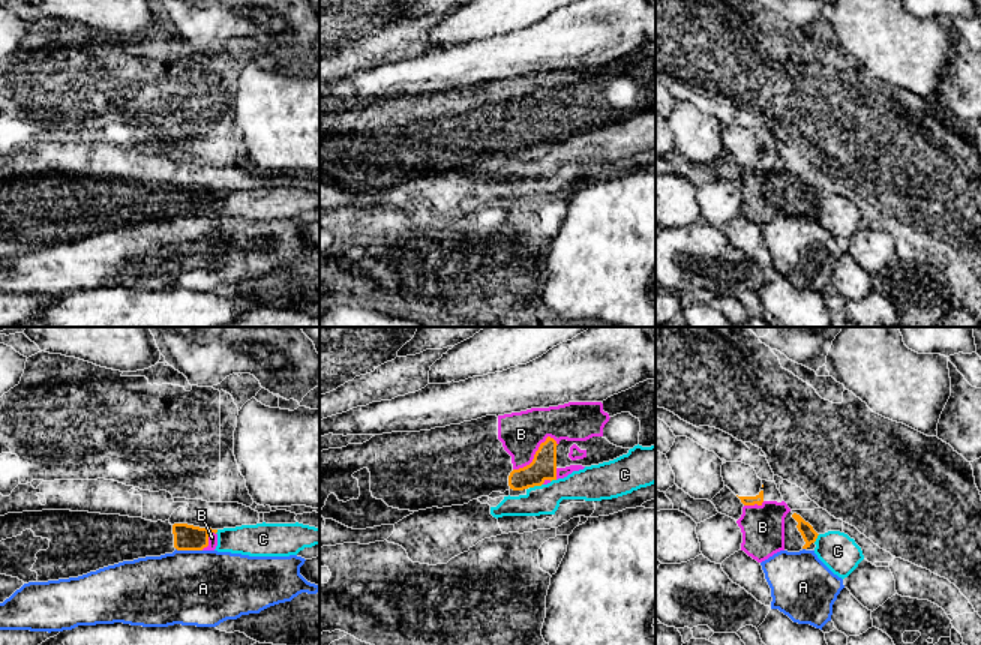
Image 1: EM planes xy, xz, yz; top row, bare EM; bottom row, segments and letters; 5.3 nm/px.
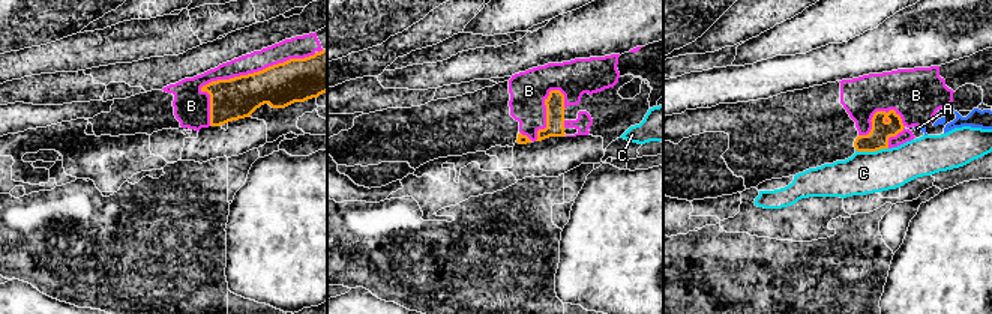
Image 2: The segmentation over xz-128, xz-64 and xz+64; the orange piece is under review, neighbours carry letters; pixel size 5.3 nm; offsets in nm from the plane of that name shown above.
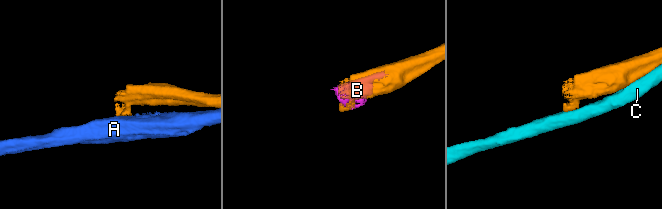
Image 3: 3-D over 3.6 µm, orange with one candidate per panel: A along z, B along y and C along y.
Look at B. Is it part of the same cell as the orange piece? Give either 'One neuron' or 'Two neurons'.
Two neurons

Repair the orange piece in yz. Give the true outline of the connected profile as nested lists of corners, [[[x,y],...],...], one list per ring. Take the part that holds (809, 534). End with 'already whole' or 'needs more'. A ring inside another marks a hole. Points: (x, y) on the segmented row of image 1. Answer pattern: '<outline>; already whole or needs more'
[[[794,513],[792,518],[798,522],[796,528],[798,528],[798,531],[801,532],[801,536],[802,536],[802,538],[806,542],[802,549],[810,548],[810,544],[816,542],[819,534],[800,514]]]; already whole

